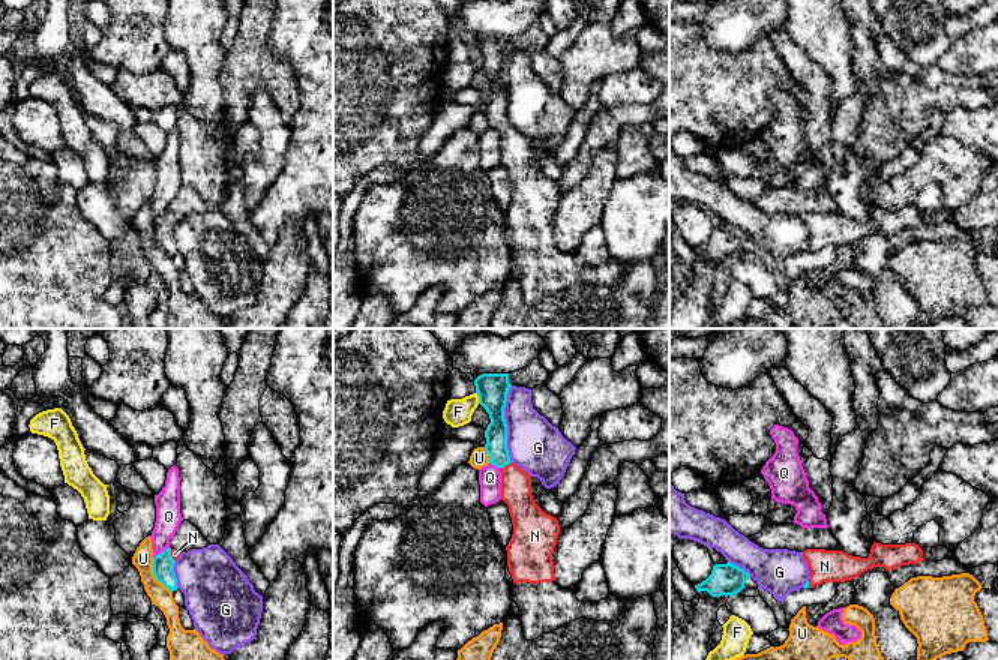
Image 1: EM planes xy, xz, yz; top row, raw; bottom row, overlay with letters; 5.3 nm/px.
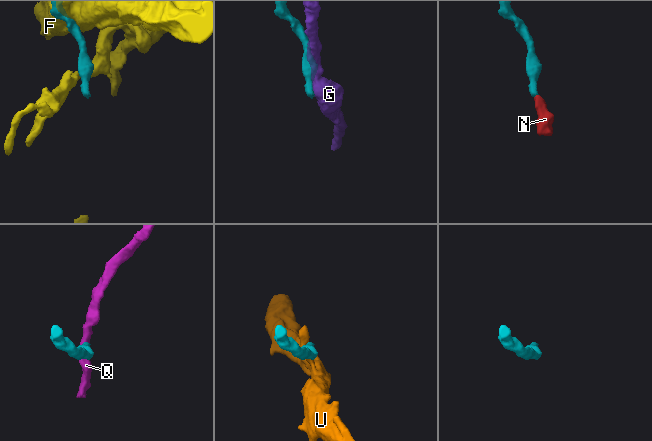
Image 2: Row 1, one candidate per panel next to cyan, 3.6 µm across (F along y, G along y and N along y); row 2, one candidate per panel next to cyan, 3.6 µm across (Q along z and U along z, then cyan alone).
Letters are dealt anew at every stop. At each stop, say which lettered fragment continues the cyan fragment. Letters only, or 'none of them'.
N

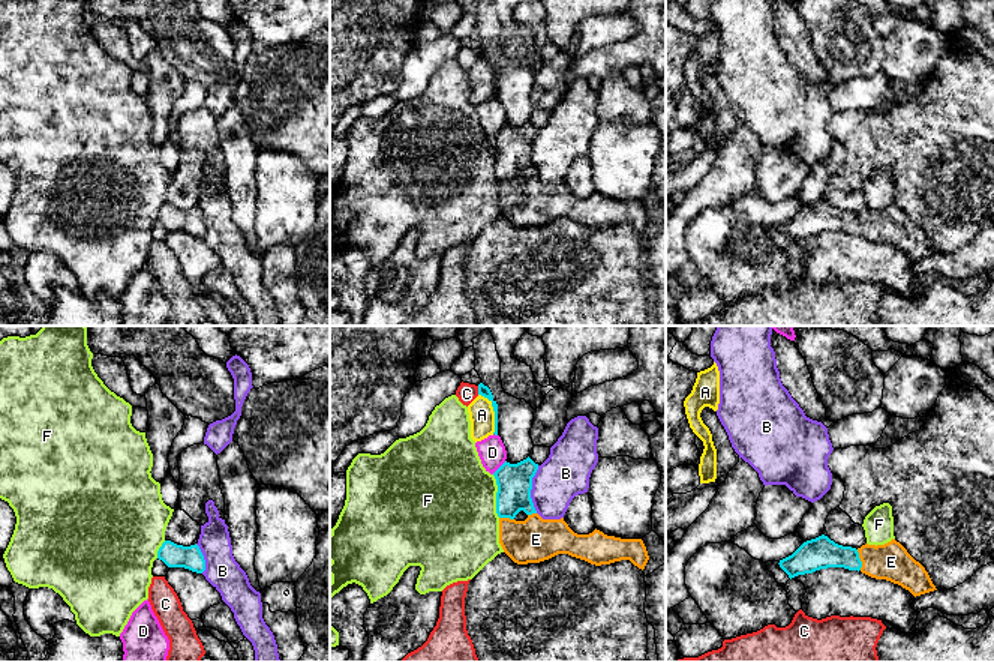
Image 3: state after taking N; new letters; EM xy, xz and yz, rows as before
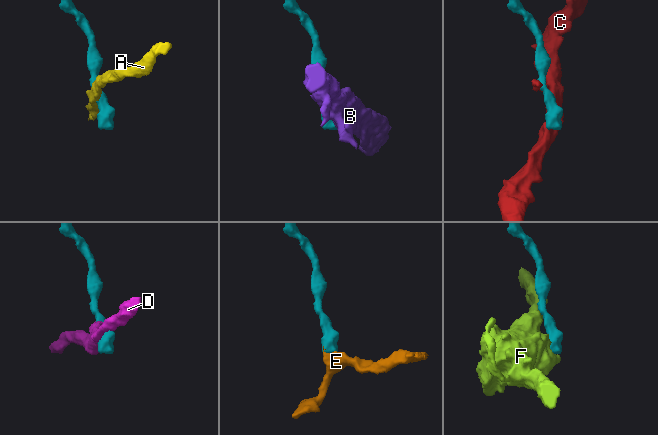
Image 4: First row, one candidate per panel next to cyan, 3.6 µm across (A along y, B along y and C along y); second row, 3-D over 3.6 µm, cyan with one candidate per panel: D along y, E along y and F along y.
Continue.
E

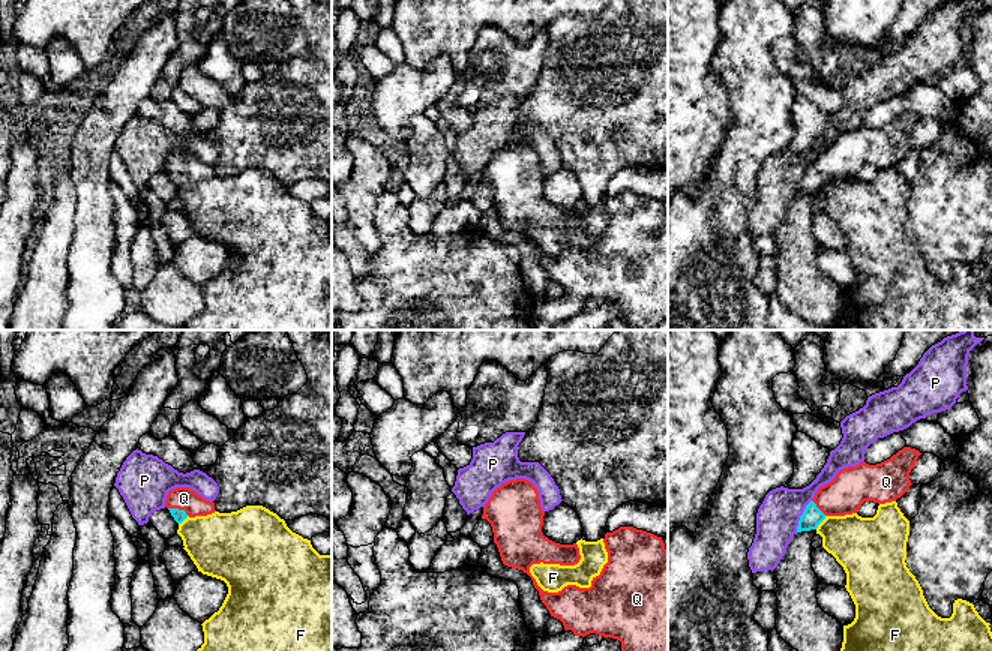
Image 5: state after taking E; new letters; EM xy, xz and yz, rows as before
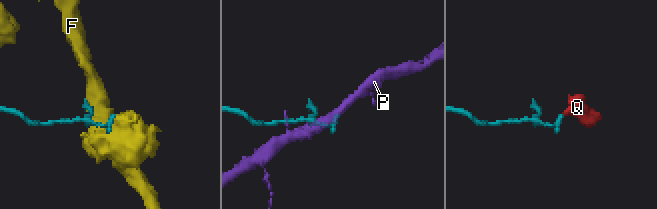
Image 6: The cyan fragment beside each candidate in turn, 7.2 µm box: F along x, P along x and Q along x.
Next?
Q

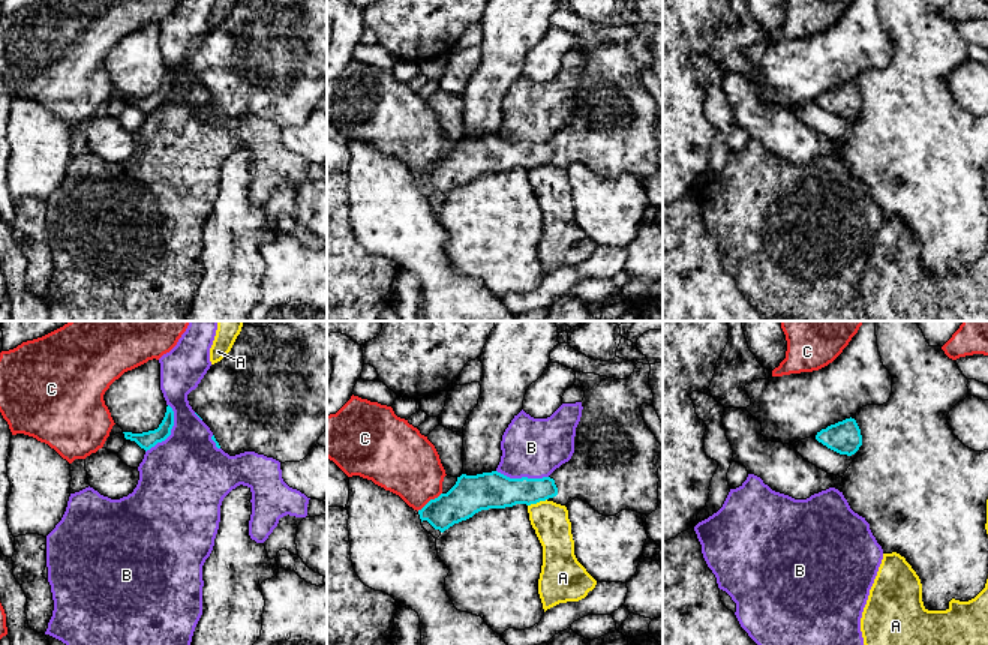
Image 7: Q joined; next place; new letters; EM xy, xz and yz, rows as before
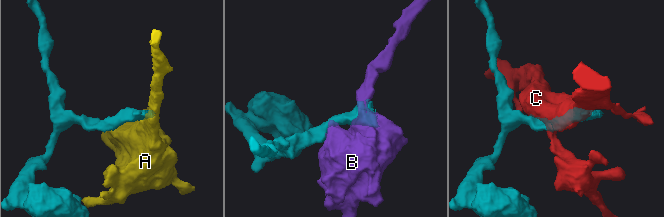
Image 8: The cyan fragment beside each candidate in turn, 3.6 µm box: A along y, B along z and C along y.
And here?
none of them

